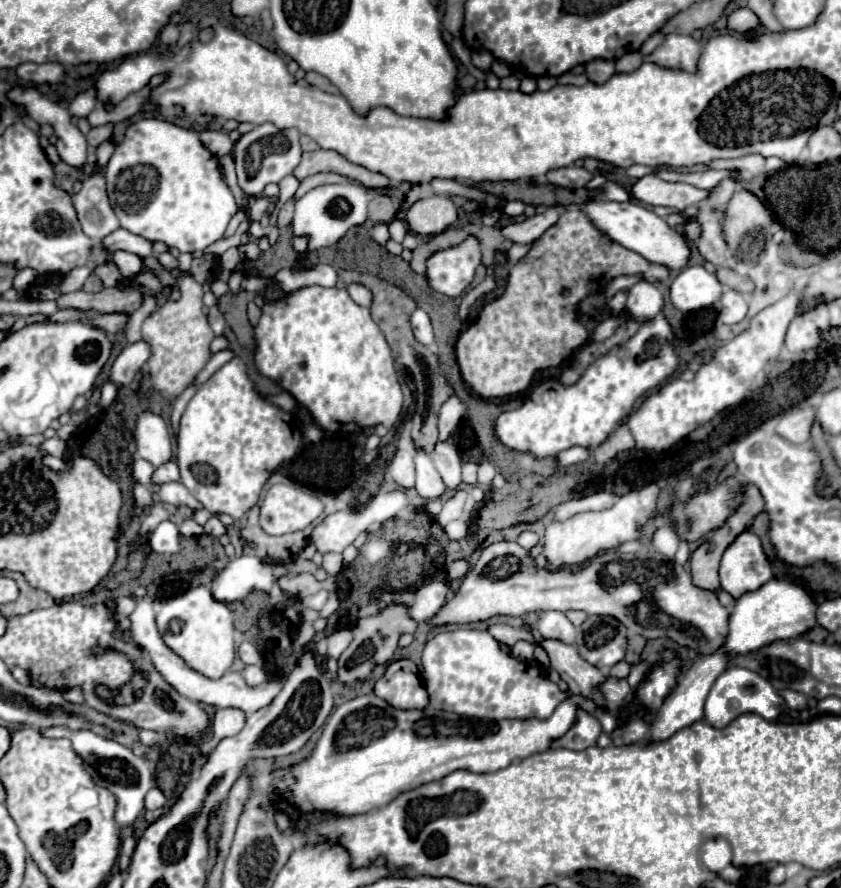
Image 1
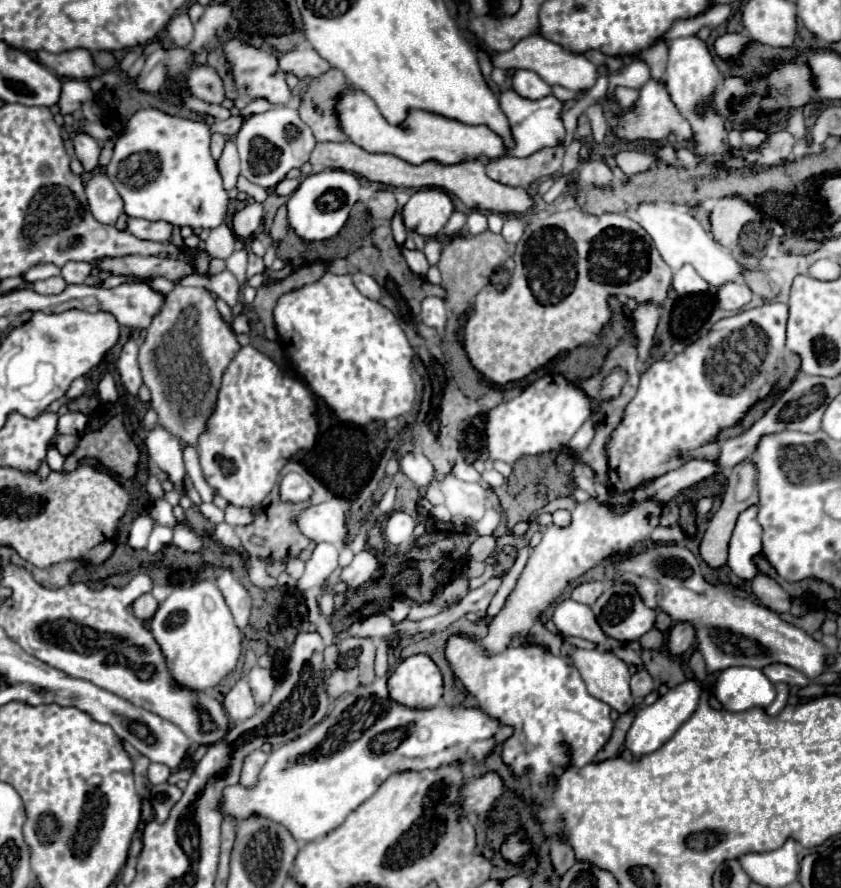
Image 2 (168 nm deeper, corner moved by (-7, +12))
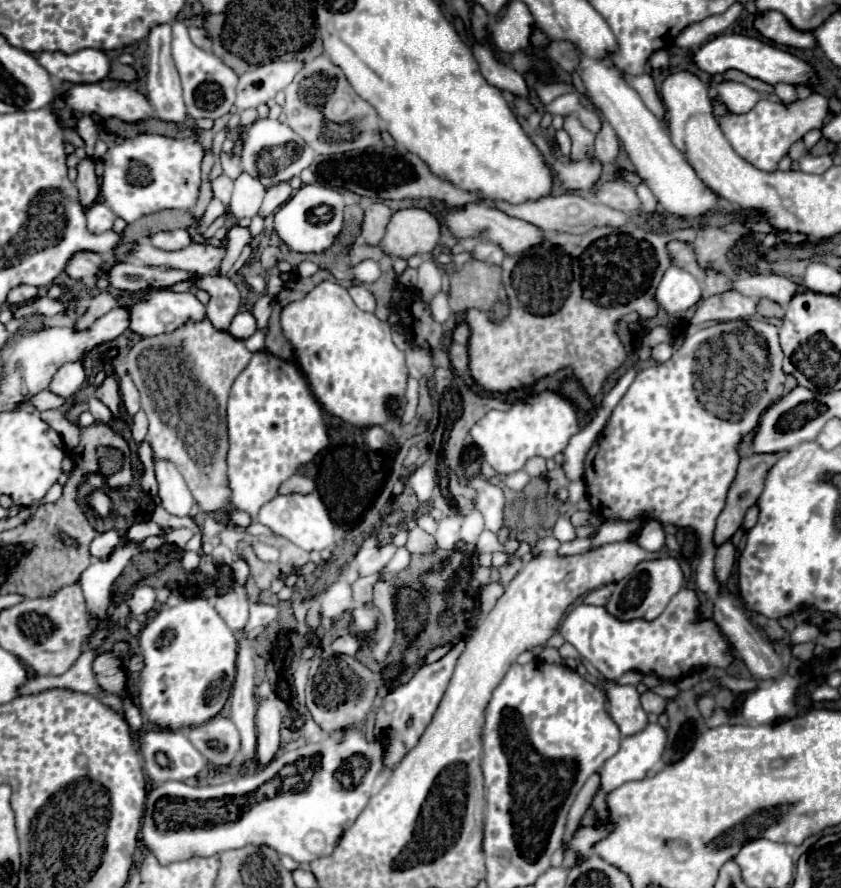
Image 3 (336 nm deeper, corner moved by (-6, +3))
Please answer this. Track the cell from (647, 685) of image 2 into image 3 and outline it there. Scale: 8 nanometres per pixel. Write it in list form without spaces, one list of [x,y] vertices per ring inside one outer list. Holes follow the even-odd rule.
[[[646,691],[642,697],[642,707],[646,713],[656,713],[656,715],[662,715],[666,711],[666,699],[652,693],[652,691]]]

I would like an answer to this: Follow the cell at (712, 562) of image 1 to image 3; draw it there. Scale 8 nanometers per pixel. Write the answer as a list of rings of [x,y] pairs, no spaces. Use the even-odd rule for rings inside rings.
[[[754,453],[748,457],[742,457],[738,475],[728,491],[726,507],[722,509],[718,521],[716,521],[716,533],[714,543],[720,545],[726,539],[730,539],[736,529],[742,525],[742,519],[746,515],[746,509],[756,503],[764,489],[766,473],[772,469],[774,461],[778,461],[782,453]]]

